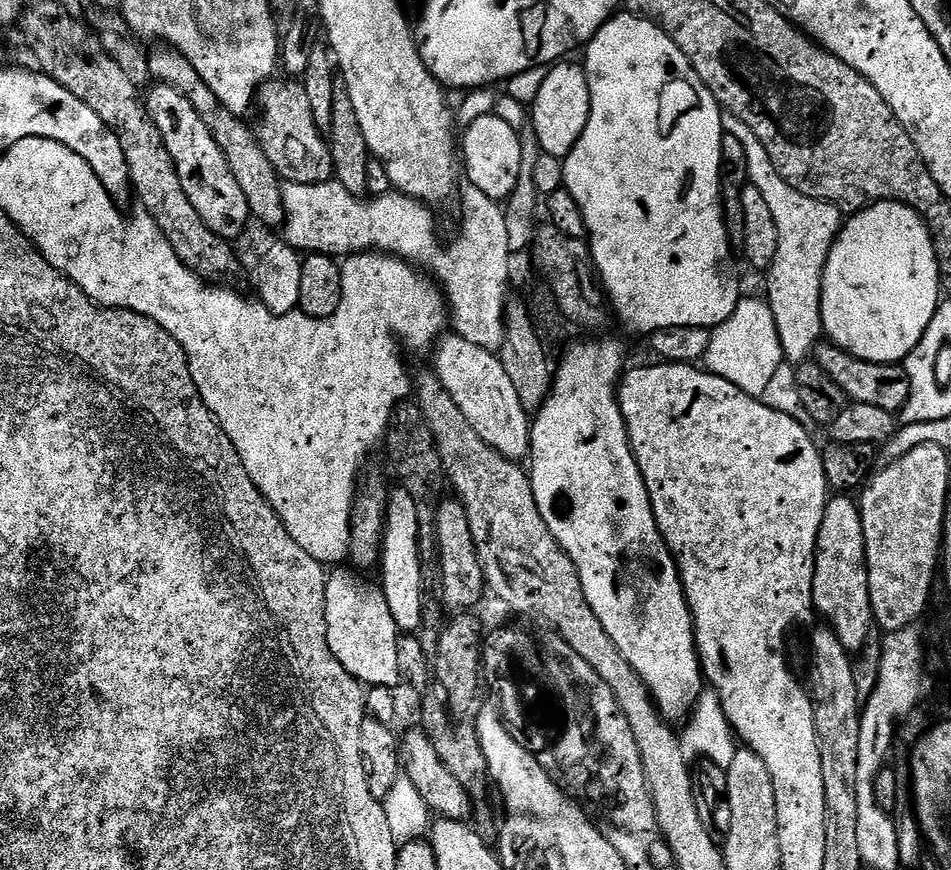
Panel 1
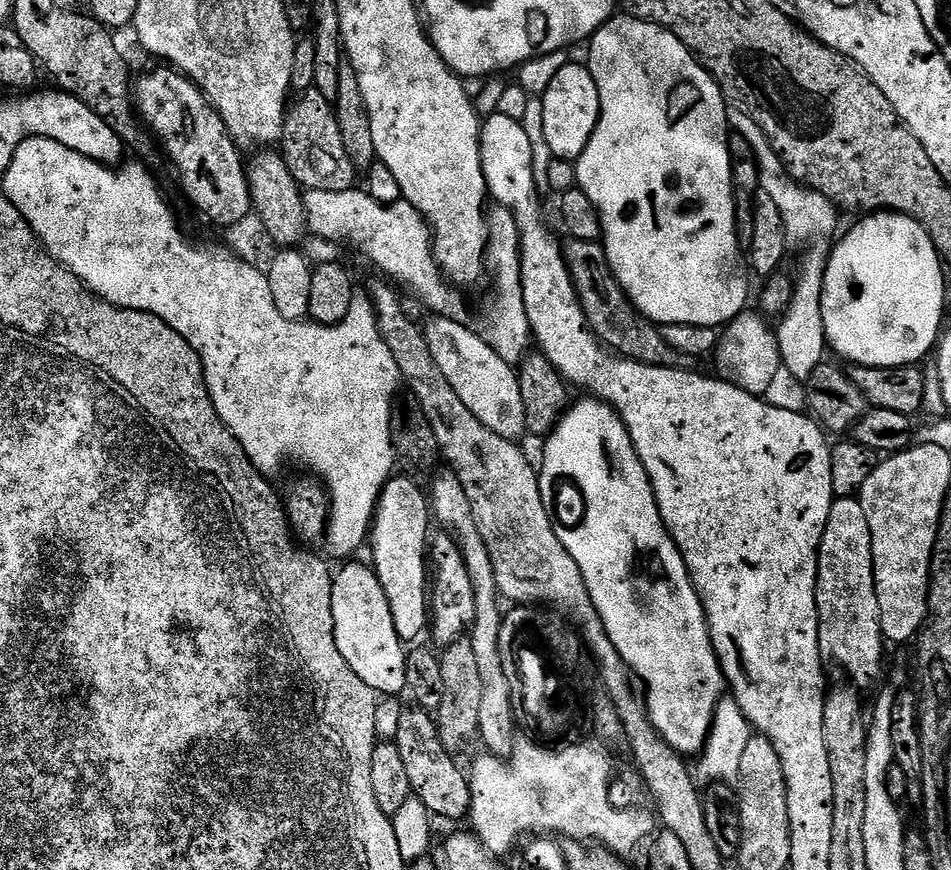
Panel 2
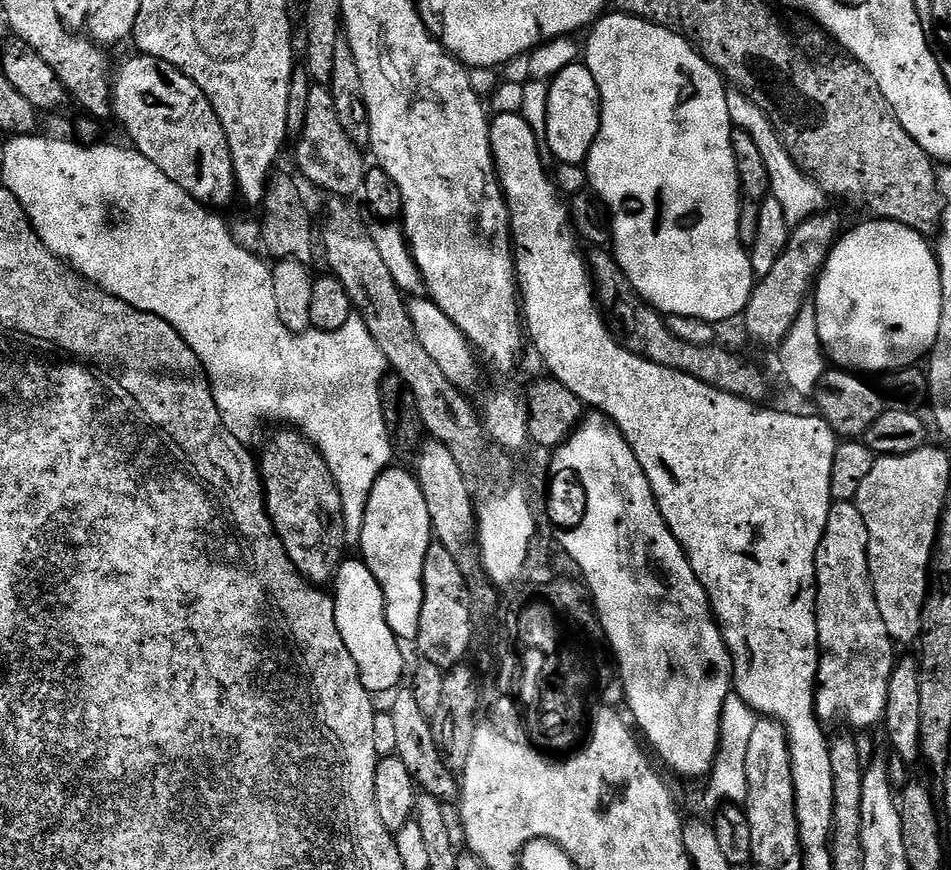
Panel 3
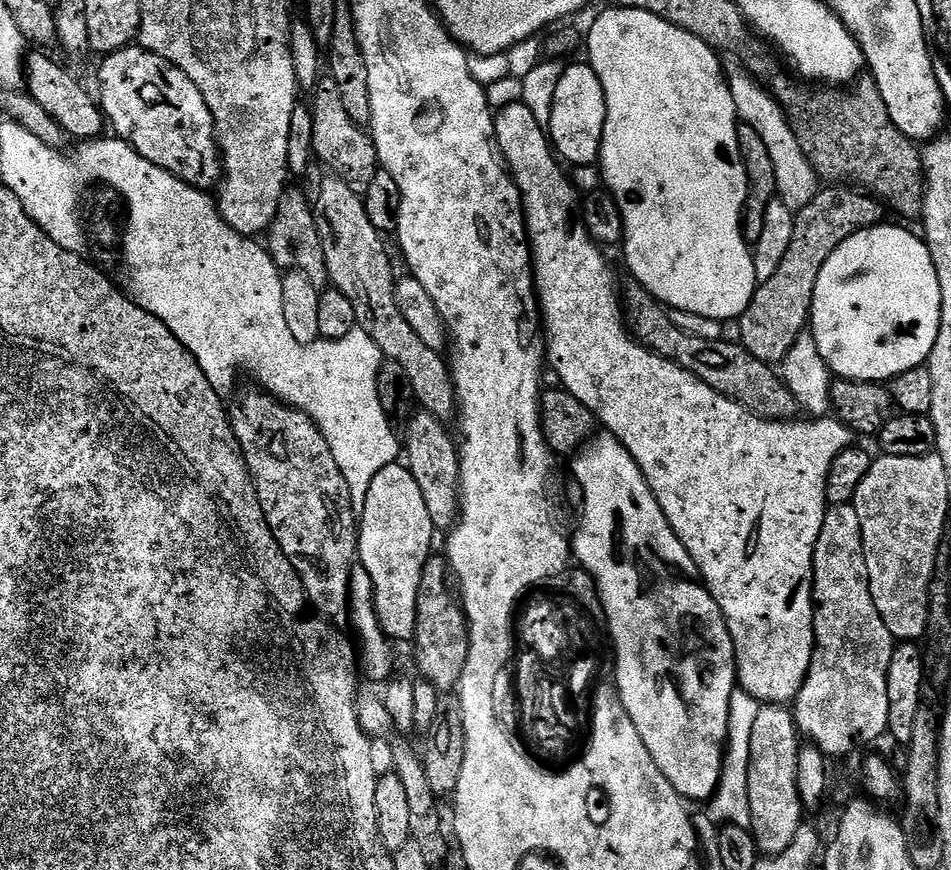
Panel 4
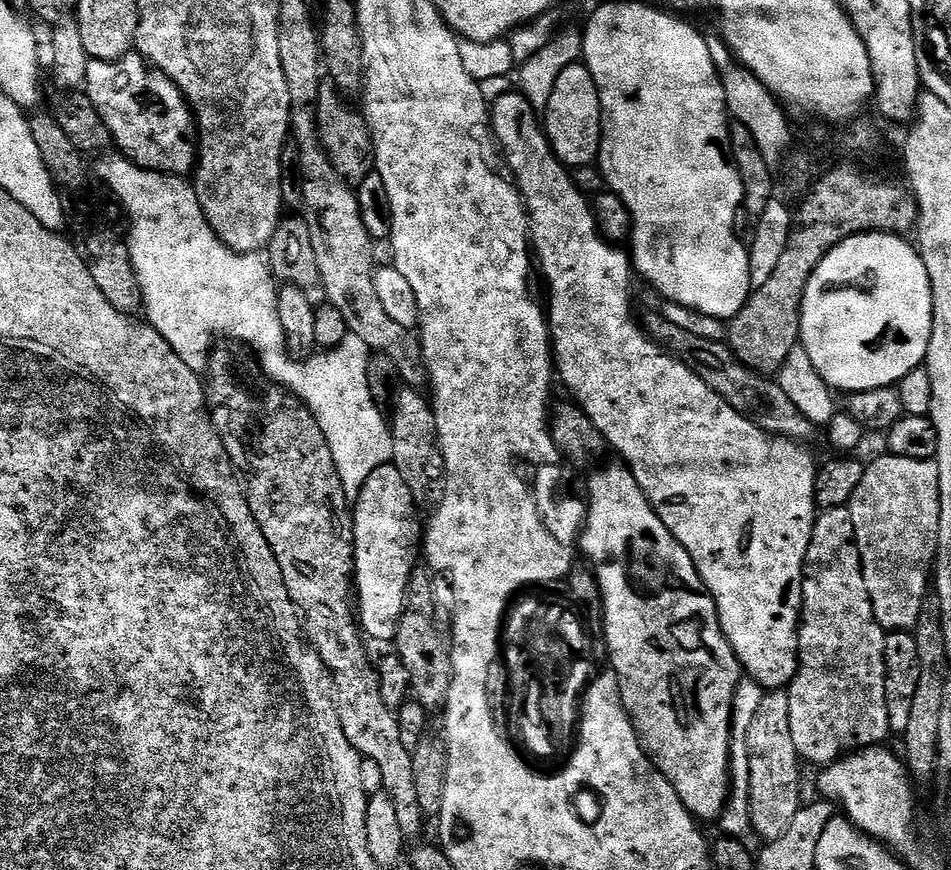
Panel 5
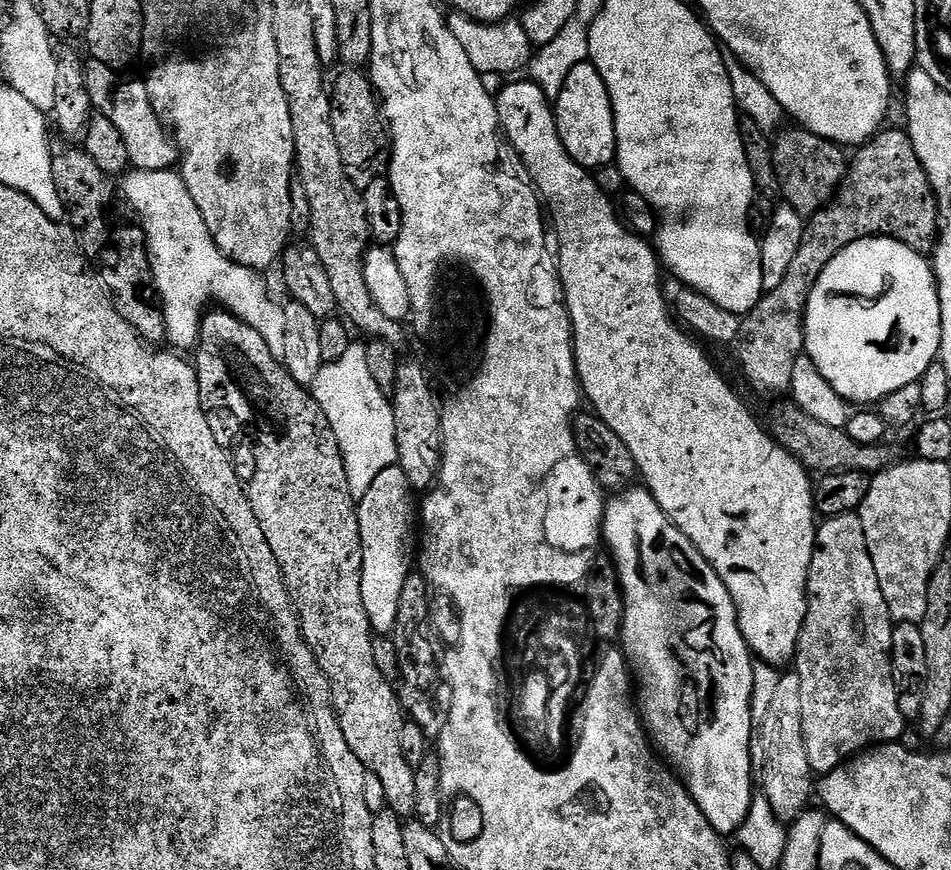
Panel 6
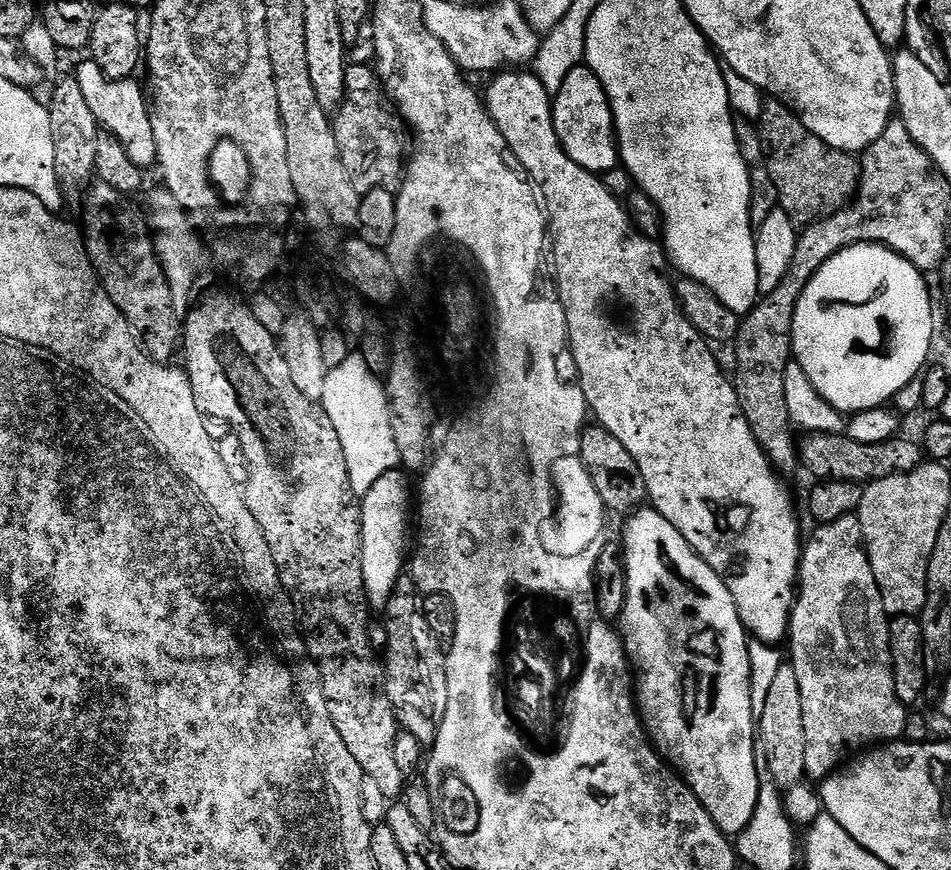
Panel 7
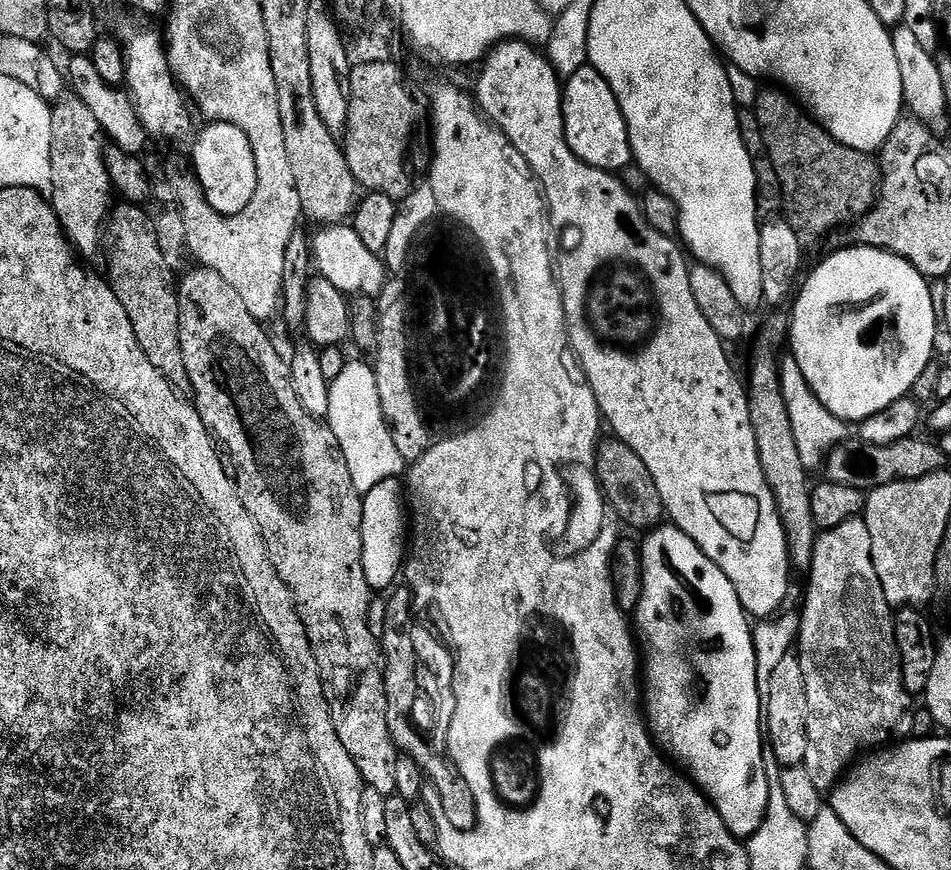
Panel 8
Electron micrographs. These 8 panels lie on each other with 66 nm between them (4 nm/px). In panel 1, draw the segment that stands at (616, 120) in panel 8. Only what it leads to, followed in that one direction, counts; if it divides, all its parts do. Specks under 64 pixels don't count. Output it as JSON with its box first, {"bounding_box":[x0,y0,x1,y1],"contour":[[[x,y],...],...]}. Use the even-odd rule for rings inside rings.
{"bounding_box":[530,62,592,158],"contour":[[[560,62],[548,68],[548,77],[542,84],[540,92],[538,92],[537,100],[530,106],[530,126],[536,133],[541,153],[546,156],[559,156],[561,158],[569,156],[579,139],[582,138],[592,113],[588,76],[584,73],[583,67],[579,63],[568,63],[572,62]]]}

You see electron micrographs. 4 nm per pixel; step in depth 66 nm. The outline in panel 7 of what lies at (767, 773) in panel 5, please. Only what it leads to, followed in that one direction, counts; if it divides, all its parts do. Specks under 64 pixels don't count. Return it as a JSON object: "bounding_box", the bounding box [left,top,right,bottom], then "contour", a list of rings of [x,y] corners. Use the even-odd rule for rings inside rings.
{"bounding_box":[758,662,808,790],"contour":[[[785,662],[772,676],[768,693],[764,696],[764,709],[758,712],[758,740],[762,745],[762,756],[768,759],[771,779],[781,789],[789,790],[805,779],[806,750],[808,739],[804,729],[803,694],[800,692],[796,669]]]}

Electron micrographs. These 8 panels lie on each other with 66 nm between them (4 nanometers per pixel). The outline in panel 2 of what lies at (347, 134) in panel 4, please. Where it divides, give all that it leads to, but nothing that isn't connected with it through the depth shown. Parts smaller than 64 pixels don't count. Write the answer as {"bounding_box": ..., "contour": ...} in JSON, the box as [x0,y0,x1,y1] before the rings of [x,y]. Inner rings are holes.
{"bounding_box":[282,90,358,192],"contour":[[[315,90],[301,95],[296,101],[296,108],[287,109],[282,137],[282,155],[290,174],[294,174],[301,189],[310,192],[341,192],[357,187],[358,169],[342,146],[342,130],[338,130],[335,107]]]}

